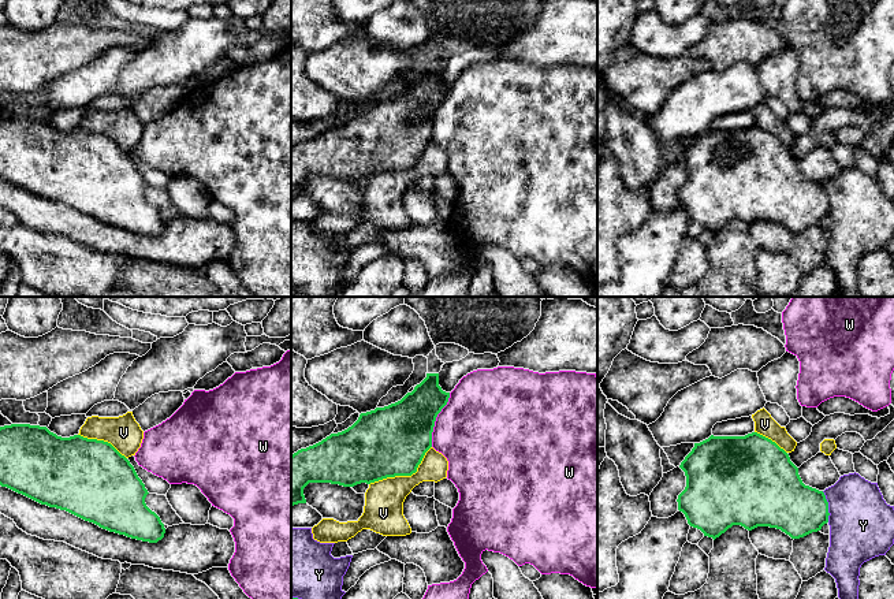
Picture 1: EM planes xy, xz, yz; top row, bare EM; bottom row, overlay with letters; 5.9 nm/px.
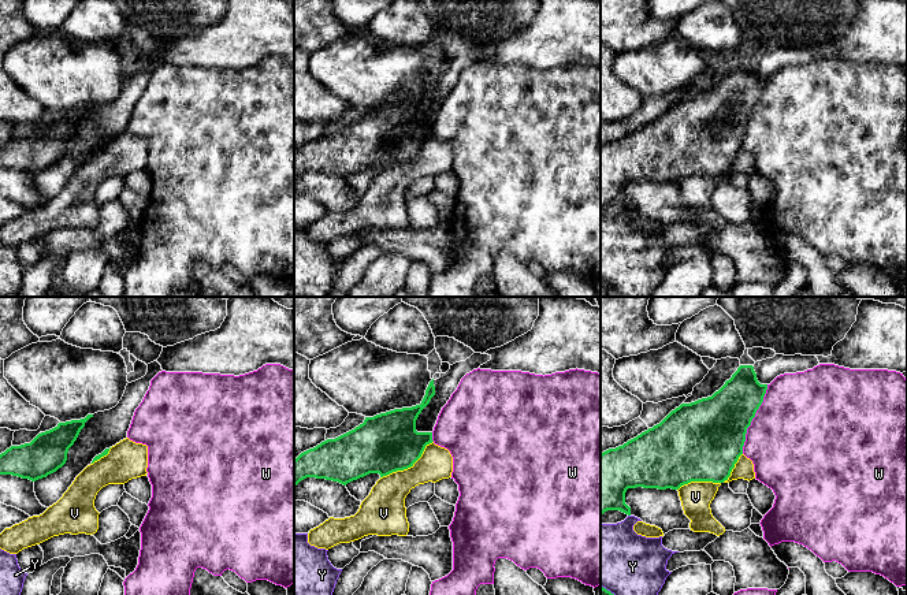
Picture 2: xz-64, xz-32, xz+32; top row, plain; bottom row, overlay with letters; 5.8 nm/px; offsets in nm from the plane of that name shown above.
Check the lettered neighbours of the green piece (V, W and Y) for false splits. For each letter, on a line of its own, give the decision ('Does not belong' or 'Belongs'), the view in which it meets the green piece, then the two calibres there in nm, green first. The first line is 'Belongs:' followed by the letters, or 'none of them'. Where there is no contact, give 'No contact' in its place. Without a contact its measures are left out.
Belongs: none of them
V: Does not belong. Touches green in xz. Thickness 420 nm (green) against 240 nm
W: Does not belong. Touches green in xz. Thickness 380 nm (green) against 480 nm
Y: Does not belong. Touches green in yz. Thickness 320 nm (green) against 380 nm

